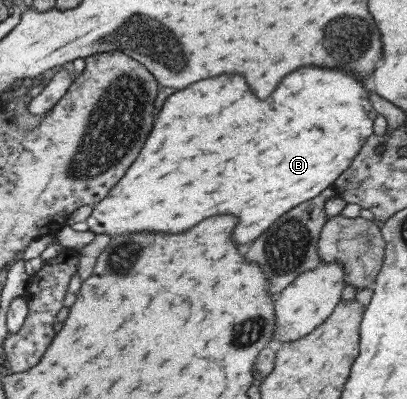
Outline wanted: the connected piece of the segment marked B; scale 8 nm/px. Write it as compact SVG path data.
M320 66L294 70L264 100L254 98L240 74L220 74L194 82L166 98L138 158L106 198L93 206L86 220L88 227L95 234L124 234L134 230L176 234L196 226L202 218L234 214L240 218L234 240L248 244L284 212L319 196L352 164L366 138L373 133L374 118L378 116L368 94L370 90L356 74Z

